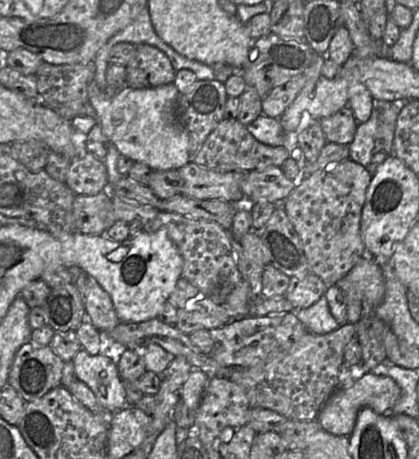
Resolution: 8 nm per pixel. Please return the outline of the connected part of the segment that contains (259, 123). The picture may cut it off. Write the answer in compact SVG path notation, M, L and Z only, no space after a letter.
M261 114L246 127L261 143L270 146L284 146L289 150L290 155L292 155L292 149L297 149L297 132L286 133L279 118L271 118Z

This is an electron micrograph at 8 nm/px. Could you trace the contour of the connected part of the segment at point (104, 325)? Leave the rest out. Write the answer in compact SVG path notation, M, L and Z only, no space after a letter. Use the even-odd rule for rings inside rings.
M91 276L88 278L85 308L87 320L100 332L110 332L120 323L111 297Z

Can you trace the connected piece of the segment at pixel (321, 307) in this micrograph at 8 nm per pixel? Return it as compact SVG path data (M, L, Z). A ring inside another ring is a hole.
M325 295L308 308L300 308L295 315L305 326L307 331L323 335L330 333L340 327L340 324L331 314Z

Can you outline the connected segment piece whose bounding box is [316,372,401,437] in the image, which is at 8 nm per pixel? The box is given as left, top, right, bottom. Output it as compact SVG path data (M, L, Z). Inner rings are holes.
M374 372L358 374L350 386L338 388L320 410L316 421L324 431L350 437L361 409L368 407L377 414L389 414L398 401L401 389L392 378Z

